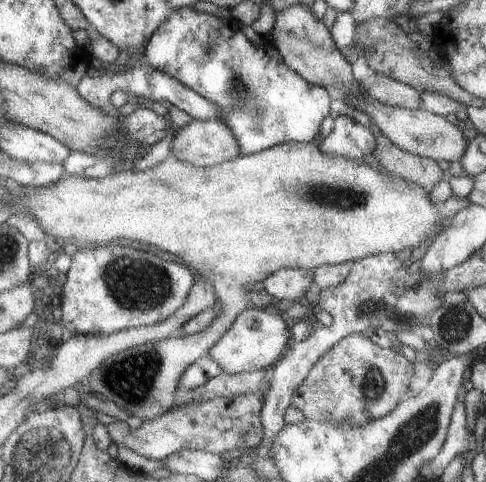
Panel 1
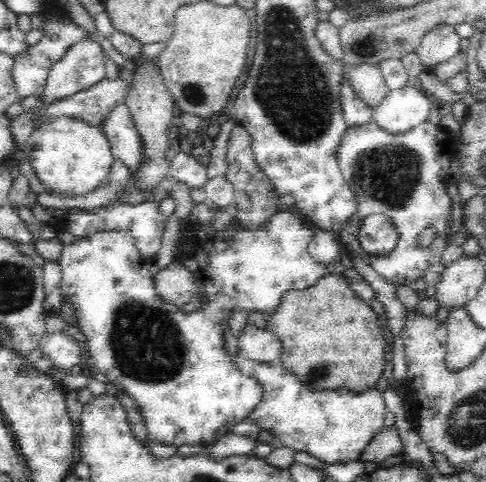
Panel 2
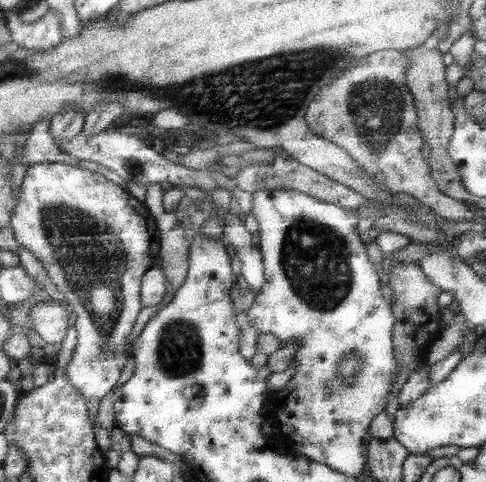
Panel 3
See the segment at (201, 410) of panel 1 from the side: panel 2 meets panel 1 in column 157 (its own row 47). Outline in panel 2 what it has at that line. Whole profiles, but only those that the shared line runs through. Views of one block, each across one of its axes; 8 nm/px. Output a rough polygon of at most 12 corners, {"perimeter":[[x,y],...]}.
{"perimeter":[[438,26],[424,36],[416,54],[426,68],[460,52],[454,26]]}

